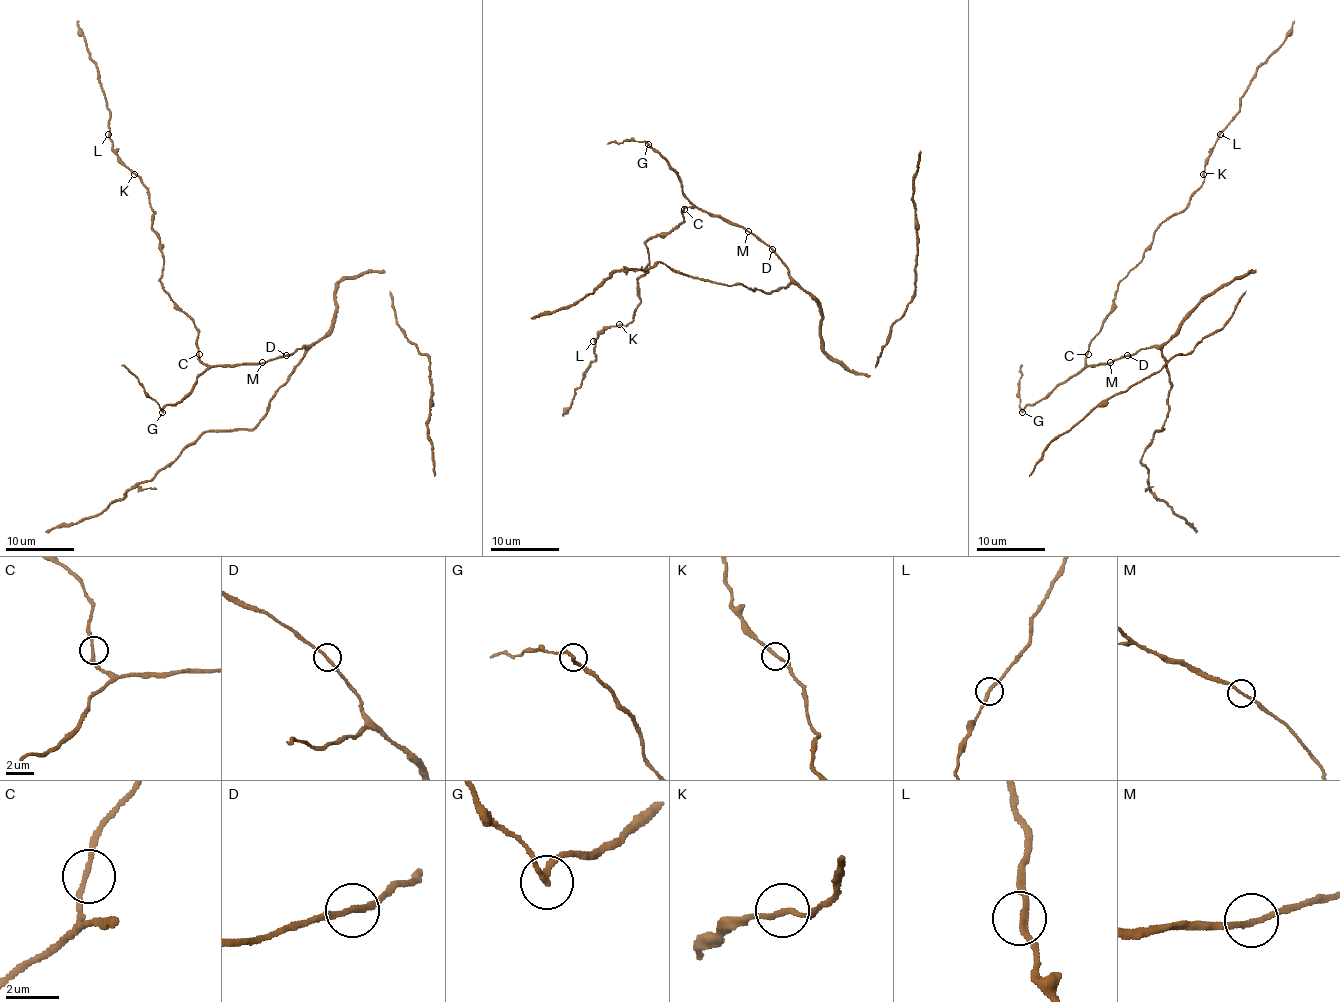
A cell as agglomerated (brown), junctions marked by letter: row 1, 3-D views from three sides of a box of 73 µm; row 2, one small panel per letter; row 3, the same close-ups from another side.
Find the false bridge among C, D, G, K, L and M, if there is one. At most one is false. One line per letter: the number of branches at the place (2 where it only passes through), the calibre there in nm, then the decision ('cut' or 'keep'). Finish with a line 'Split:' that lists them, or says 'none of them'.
C: 2 | 170 nm | keep
D: 2 | 200 nm | keep
G: 2 | 200 nm | cut
K: 2 | 180 nm | keep
L: 2 | 200 nm | keep
M: 2 | 190 nm | keep
Split: G

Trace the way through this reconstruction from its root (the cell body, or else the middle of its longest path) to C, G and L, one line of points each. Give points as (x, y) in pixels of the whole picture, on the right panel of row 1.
C: (1120, 357), (1112, 362), (1086, 366), (1088, 354)
G: (1120, 357), (1112, 362), (1086, 366), (1059, 383), (1038, 402), (1029, 403), (1022, 412)
L: (1120, 357), (1086, 366), (1088, 343), (1112, 309), (1119, 283), (1158, 227), (1201, 186), (1220, 134)

